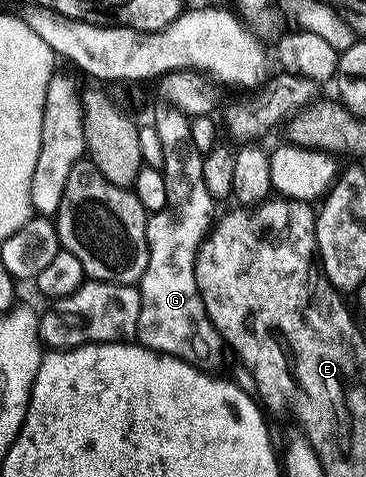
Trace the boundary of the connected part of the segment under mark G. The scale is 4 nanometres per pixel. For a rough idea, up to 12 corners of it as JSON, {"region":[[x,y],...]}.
{"region":[[164,105],[165,207],[148,221],[139,346],[214,369],[196,284],[214,201],[192,119]]}

